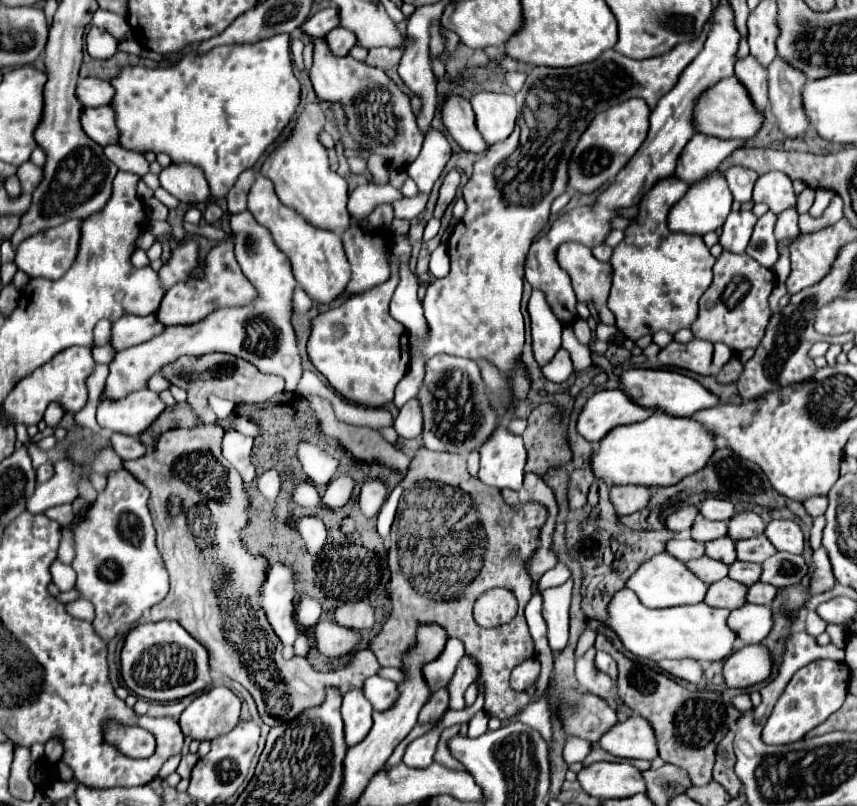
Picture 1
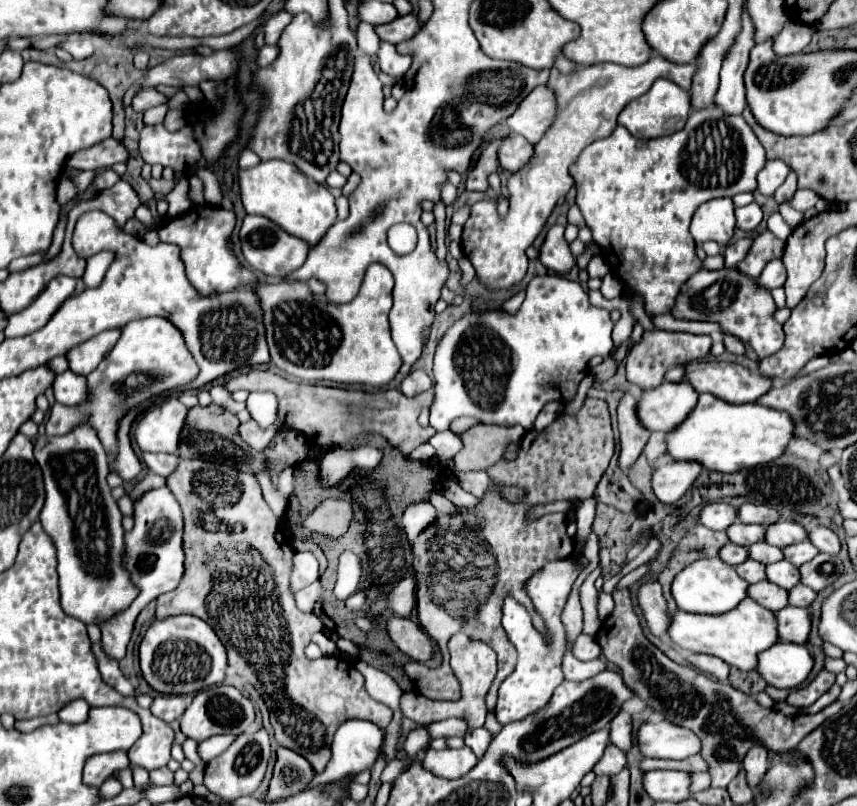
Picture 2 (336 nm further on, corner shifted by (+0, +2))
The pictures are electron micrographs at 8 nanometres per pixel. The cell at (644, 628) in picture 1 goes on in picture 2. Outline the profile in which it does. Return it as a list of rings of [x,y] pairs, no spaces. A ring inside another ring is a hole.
[[[745,598],[735,610],[725,614],[687,614],[687,612],[673,612],[669,638],[675,648],[689,650],[689,652],[703,652],[725,660],[729,666],[739,670],[755,670],[757,668],[757,654],[767,650],[769,646],[779,642],[775,614],[761,604],[753,602],[753,598]]]

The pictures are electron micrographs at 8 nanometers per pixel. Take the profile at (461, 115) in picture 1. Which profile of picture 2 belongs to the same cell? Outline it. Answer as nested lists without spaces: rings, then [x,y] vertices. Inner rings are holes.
[[[513,134],[503,142],[499,150],[499,164],[507,172],[517,172],[521,170],[521,166],[529,162],[531,156],[533,156],[533,144],[521,138],[519,134]]]

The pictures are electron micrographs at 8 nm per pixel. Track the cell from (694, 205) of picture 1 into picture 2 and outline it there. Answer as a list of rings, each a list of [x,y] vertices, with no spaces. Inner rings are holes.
[[[715,198],[701,204],[691,222],[691,234],[695,244],[715,240],[725,246],[735,234],[735,206],[731,198]]]

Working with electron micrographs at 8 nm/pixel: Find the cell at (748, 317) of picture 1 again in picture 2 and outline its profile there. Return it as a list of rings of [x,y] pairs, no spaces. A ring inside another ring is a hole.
[[[721,268],[721,270],[699,270],[693,274],[683,286],[681,292],[675,298],[675,306],[671,314],[675,318],[685,320],[701,320],[701,322],[717,322],[721,324],[723,332],[729,332],[743,342],[751,344],[757,352],[759,360],[775,354],[783,346],[783,328],[773,320],[775,302],[771,298],[771,292],[757,286],[755,280],[741,274],[735,268]]]

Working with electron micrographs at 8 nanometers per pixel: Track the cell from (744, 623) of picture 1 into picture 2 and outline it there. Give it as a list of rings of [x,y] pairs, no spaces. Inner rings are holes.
[[[787,606],[777,612],[777,630],[781,640],[793,644],[805,644],[811,632],[811,618],[807,608]]]

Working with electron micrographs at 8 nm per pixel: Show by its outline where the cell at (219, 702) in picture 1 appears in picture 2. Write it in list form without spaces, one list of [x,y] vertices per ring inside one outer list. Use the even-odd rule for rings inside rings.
[[[213,686],[197,692],[191,706],[181,716],[181,732],[187,738],[201,742],[215,734],[243,734],[253,720],[255,720],[255,708],[249,698],[245,698],[233,686]]]

